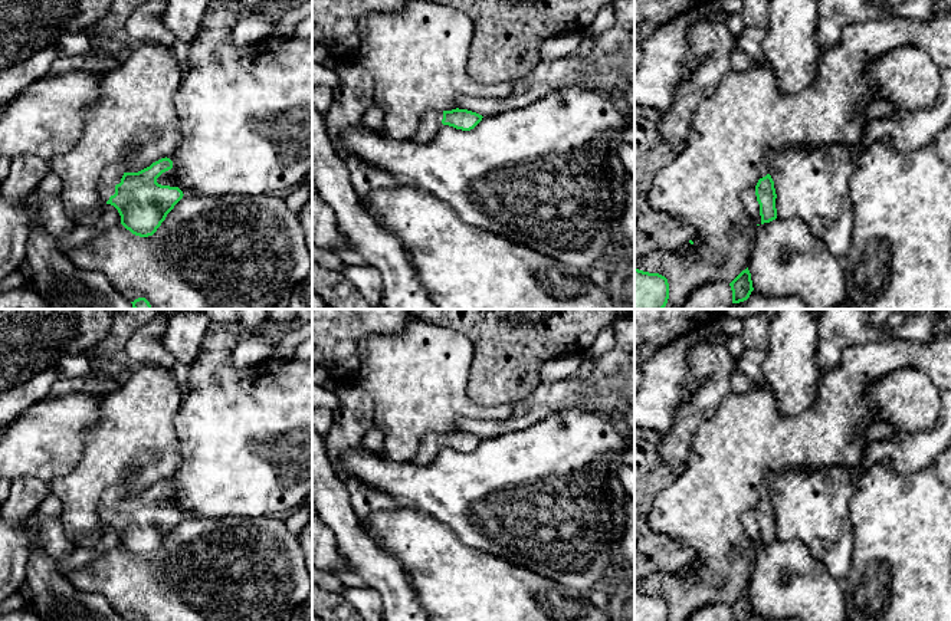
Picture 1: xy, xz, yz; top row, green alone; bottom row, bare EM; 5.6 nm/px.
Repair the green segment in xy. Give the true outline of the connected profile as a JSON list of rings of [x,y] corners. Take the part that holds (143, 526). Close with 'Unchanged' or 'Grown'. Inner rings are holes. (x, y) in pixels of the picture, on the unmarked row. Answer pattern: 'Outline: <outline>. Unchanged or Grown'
Outline: [[[167,479],[138,494],[109,487],[101,497],[99,518],[118,532],[127,552],[140,559],[153,558],[184,518],[178,509],[157,505],[171,490],[173,483]]]. Grown

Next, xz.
Outline: [[[459,430],[452,433],[429,431],[422,436],[417,454],[411,463],[416,466],[427,466],[436,459],[439,450],[443,447],[470,453],[482,443],[482,440],[483,438],[476,434]]]. Grown

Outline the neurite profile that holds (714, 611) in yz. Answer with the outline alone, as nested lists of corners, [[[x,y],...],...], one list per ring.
[[[709,604],[695,611],[688,621],[732,621],[729,605]]]

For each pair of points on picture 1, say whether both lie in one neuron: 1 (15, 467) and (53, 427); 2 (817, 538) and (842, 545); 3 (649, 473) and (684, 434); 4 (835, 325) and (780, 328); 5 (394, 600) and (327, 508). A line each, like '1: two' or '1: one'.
1: one
2: one
3: two
4: two
5: one

